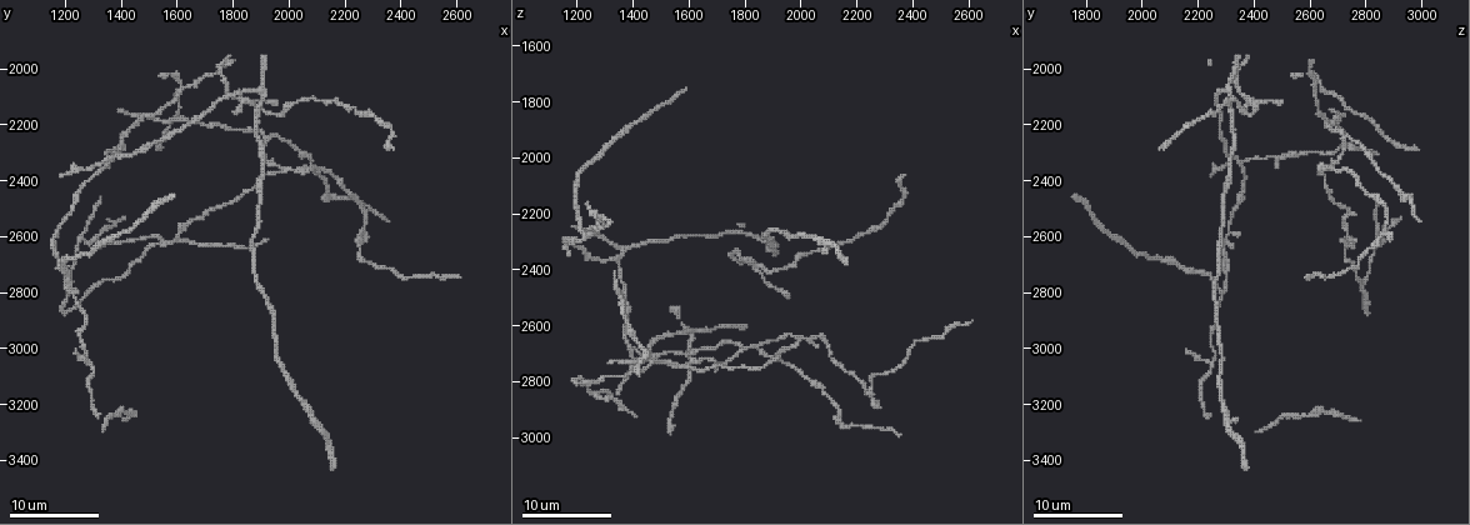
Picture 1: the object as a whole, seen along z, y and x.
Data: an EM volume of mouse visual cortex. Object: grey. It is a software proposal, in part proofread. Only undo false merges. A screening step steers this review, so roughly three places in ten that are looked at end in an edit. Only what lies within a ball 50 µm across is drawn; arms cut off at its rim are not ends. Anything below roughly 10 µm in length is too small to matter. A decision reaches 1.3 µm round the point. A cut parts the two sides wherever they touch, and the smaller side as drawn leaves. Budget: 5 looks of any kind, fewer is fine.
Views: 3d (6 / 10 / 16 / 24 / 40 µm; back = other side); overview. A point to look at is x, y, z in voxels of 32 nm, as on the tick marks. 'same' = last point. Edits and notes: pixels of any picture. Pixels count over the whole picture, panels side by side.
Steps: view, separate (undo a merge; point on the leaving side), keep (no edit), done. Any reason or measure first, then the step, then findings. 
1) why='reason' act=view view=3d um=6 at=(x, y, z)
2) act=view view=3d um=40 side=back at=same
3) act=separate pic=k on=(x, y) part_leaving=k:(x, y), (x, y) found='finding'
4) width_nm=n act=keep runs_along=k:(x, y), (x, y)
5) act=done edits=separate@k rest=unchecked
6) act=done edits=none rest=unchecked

why='three-way junction' act=view view=3d um=10 at=(1920, 2250, 2710)

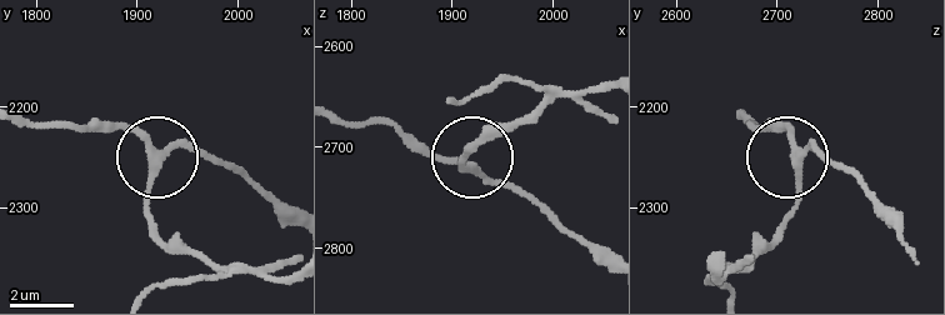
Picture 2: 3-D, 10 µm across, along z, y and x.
side_arm_um=22 act=keep runs_along=2:(26, 119), (106, 125), (163, 158), (188, 149), (216, 158) found='continuous, no second neuron'

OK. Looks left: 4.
why='three-way junction' act=view view=3d um=16 at=(1340, 2350, 2360)

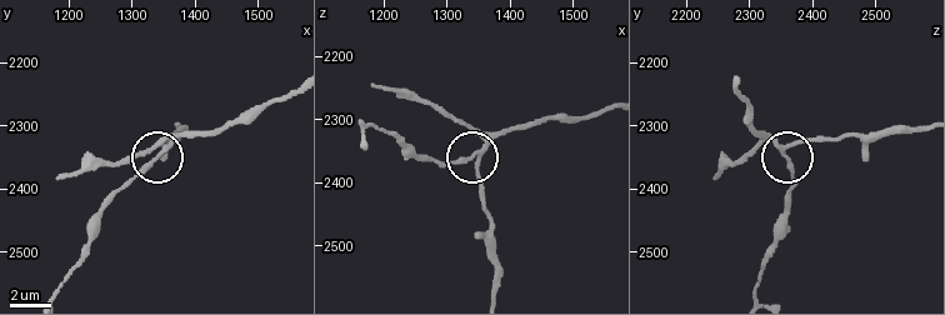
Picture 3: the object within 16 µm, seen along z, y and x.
act=keep runs_along=3:(494, 291), (489, 216), (476, 158), (425, 161) found='all the same neuron'

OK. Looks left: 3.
why='side arm on a straight run' act=view view=3d um=10 at=(1230, 2810, 2280)

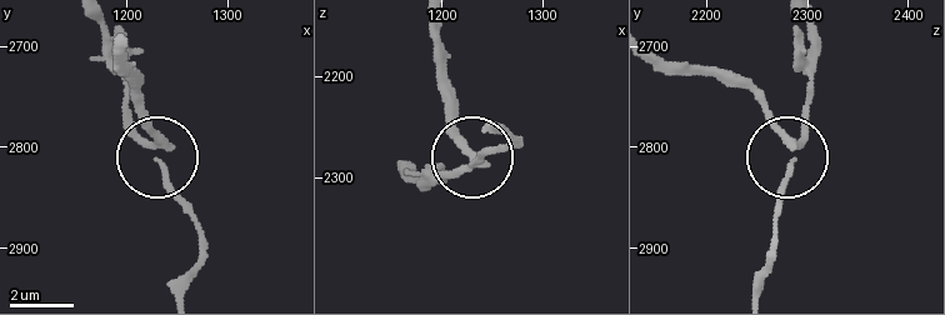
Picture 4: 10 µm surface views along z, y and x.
act=separate pic=4 on=(143, 110) part_leaving=4:(464, 169), (464, 141), (440, 74), (440, 26) found='two neurons meet here'

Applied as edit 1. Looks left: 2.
act=done edits=separate@4 rest=unchecked

